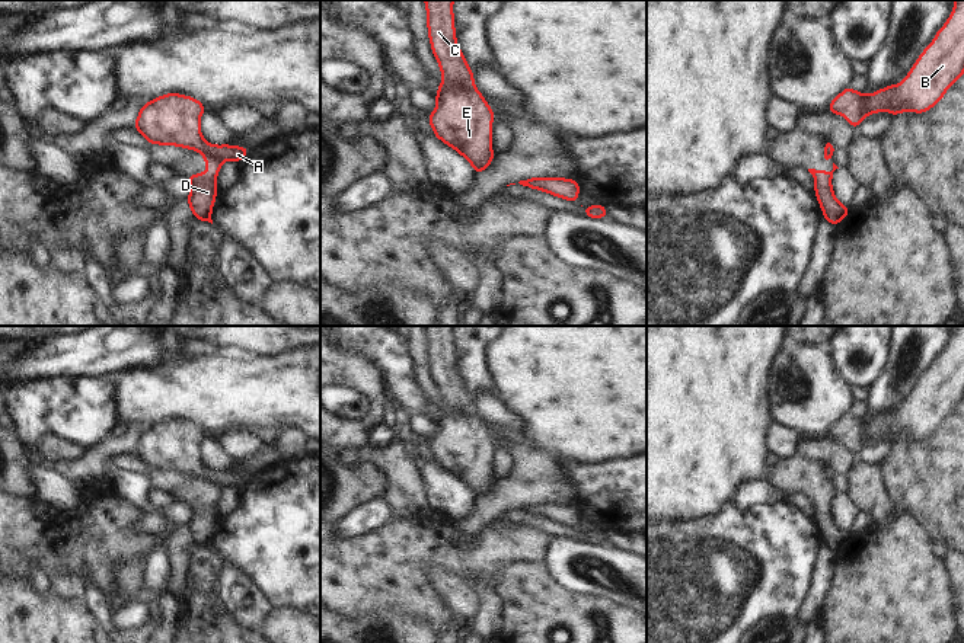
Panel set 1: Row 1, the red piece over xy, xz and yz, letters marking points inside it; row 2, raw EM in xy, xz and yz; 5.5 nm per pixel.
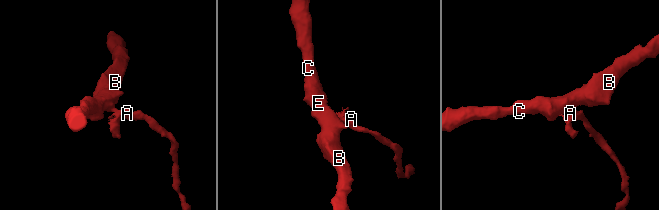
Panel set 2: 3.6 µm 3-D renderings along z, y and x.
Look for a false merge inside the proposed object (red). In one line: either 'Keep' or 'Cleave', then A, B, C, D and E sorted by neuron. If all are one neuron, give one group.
Cleave. Groups: A B C E / D

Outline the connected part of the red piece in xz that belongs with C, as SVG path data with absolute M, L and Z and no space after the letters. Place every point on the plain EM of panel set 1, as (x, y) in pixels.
M424 326L427 335L427 351L431 375L438 387L443 409L438 410L435 436L428 441L430 451L438 466L459 477L473 493L475 502L486 496L495 479L491 473L494 436L473 409L473 397L463 383L454 356L453 327L454 326Z

